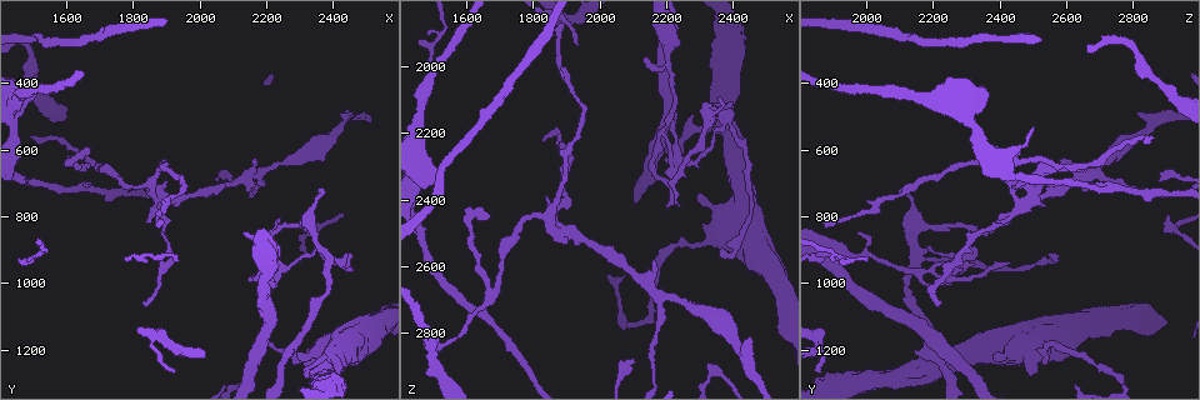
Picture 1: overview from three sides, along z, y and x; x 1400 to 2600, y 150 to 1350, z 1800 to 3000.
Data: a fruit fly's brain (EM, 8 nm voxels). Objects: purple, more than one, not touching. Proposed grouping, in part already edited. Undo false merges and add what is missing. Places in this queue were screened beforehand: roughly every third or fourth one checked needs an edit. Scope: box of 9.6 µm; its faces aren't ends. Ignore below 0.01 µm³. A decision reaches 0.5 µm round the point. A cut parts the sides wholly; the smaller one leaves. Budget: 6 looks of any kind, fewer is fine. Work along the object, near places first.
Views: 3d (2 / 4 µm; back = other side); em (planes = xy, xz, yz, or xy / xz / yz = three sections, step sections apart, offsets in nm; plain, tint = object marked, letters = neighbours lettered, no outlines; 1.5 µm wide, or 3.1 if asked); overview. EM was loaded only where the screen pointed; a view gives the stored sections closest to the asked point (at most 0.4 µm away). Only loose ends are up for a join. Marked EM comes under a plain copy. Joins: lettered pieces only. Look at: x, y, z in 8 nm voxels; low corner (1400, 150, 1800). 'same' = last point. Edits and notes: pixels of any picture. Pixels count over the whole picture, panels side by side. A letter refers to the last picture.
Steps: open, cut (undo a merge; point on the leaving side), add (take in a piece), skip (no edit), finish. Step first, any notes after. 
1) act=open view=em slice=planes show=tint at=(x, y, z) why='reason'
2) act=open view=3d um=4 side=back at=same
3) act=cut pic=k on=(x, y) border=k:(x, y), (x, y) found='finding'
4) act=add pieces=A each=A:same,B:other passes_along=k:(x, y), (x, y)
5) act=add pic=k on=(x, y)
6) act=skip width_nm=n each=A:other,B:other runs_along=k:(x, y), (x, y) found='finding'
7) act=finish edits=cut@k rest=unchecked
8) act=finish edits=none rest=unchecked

act=open view=em slice=xz step=8 show=letters at=(2360, 920, 2560) why='branch stops here'

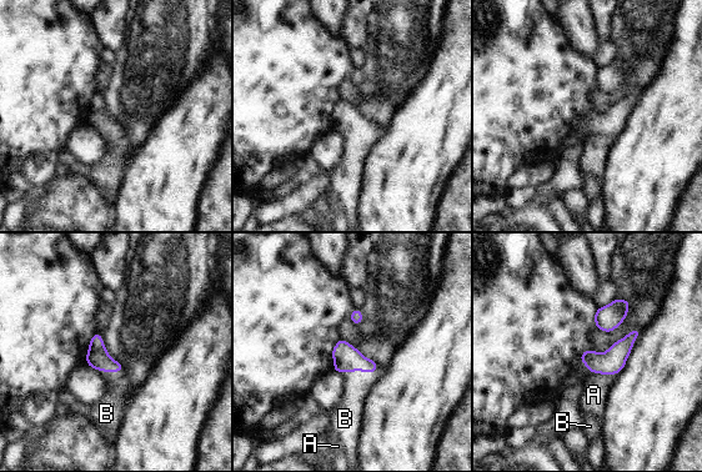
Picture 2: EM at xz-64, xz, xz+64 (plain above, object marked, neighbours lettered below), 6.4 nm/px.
act=open view=em slice=yz step=8 show=letters at=same why='another direction'

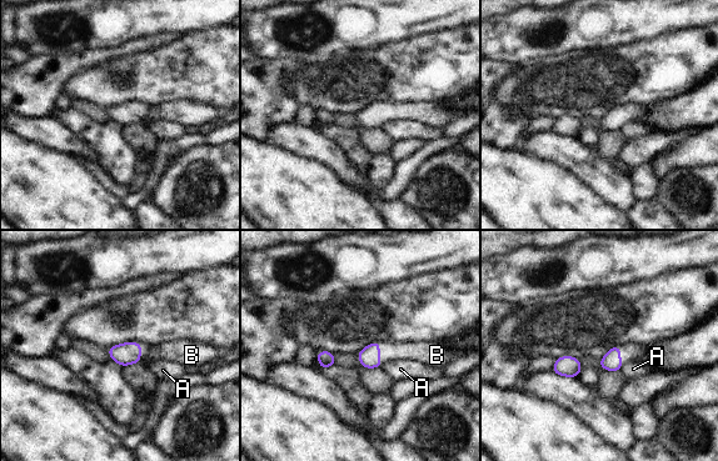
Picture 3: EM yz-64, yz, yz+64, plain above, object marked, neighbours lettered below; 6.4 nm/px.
act=add pieces=B each=A:other,B:same passes_along=3:(368, 357), (378, 352), (389, 351) found='it goes on there'

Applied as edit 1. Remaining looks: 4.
act=open view=overview

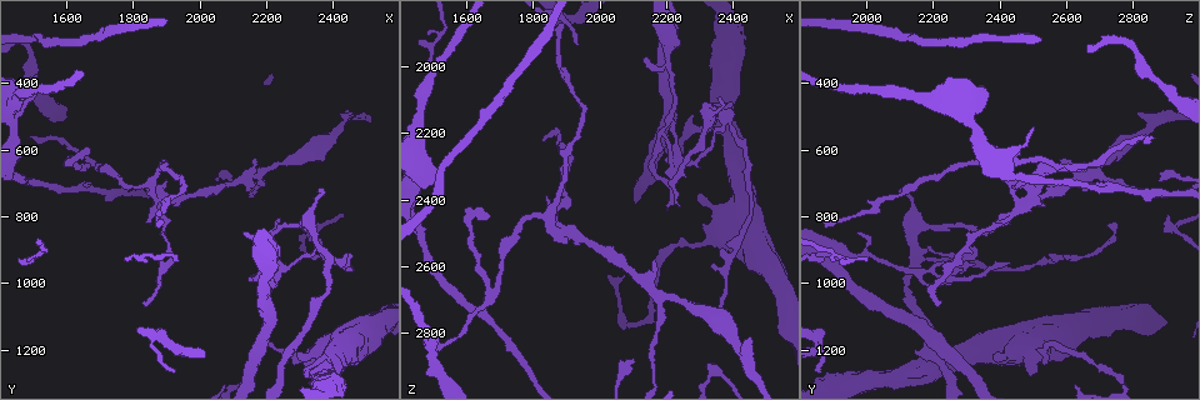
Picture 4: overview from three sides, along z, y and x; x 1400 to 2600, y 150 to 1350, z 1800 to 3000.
act=open view=3d um=2 at=(2230, 1200, 2540) why='calibre changes'

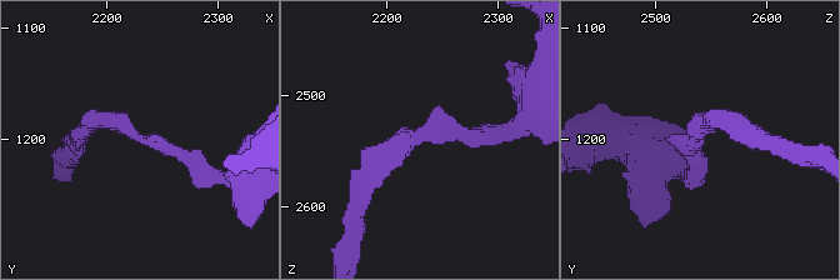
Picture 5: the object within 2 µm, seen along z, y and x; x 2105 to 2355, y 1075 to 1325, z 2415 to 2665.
act=open view=em slice=planes show=letters at=(2224, 1198, 2536)

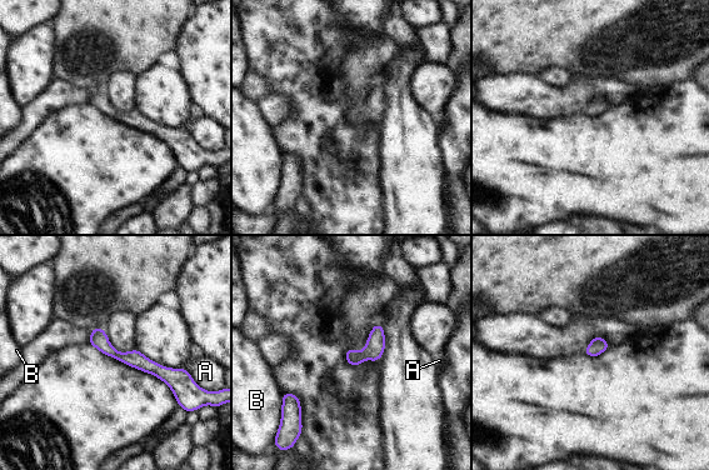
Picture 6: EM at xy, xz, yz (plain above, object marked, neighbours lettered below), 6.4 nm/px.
act=skip longest_contact=B:100nm each=A:other,B:other found='one neuron here'

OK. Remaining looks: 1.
act=open view=em slice=planes show=letters at=(2120, 840, 1980) why='tapers out'

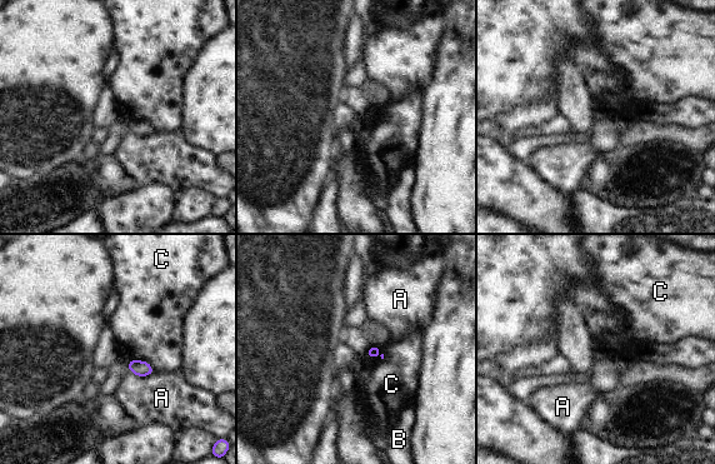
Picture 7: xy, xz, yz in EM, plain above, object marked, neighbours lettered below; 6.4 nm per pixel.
act=skip width_nm=80 each=A:other,B:other,C:other border=7:(366, 354), (371, 358), (384, 358) found='none of them fits'

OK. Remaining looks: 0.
act=finish edits=add@3 rest=unchecked

